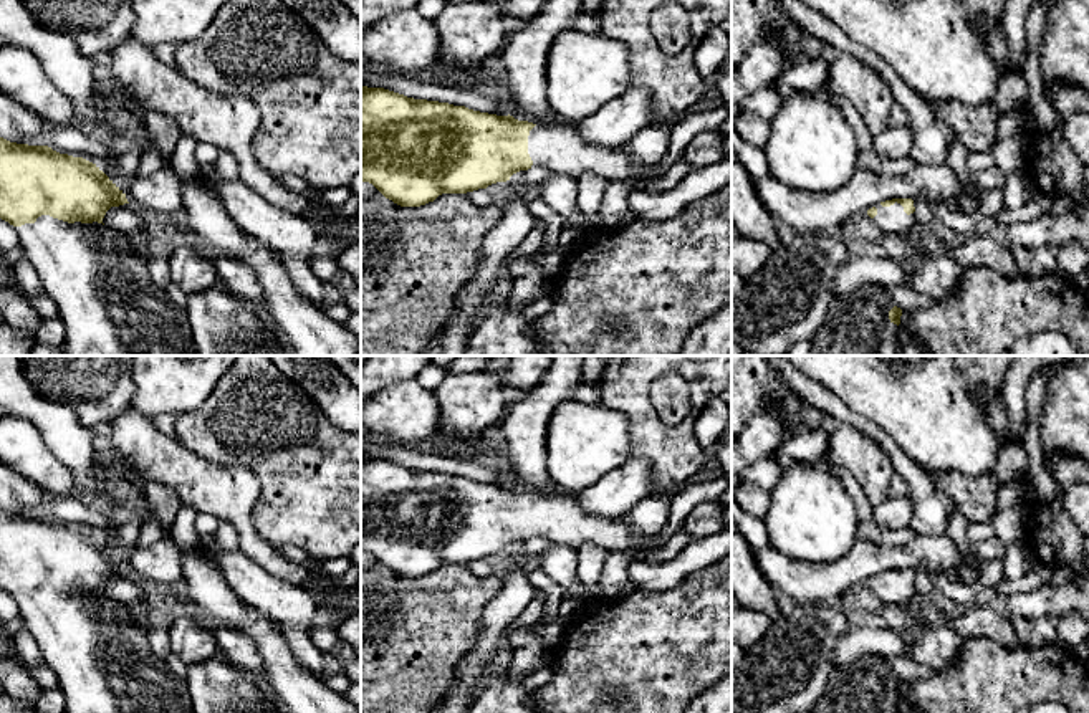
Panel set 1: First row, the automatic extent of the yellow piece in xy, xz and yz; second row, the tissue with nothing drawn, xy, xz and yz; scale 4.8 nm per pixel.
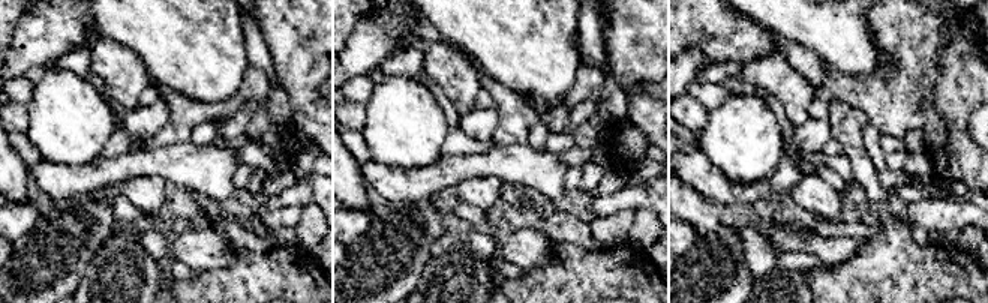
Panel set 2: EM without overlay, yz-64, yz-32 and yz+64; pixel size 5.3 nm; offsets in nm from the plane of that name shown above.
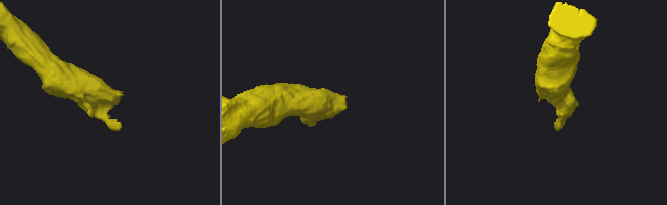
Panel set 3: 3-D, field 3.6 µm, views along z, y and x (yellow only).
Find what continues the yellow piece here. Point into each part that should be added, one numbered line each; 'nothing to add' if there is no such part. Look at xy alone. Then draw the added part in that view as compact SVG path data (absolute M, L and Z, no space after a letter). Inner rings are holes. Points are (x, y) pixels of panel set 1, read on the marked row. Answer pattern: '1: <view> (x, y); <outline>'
1: xy (108, 301); M50 215L13 228L66 326L61 356L197 356L185 309L152 281L127 235L98 222L68 223Z

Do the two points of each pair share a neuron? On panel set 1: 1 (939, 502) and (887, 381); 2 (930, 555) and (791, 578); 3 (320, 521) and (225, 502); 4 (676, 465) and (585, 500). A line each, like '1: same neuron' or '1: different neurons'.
1: different neurons
2: same neuron
3: different neurons
4: different neurons

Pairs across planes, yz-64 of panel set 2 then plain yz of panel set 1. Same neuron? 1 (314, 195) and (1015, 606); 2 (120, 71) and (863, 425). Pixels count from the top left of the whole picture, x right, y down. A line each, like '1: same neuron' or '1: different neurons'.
1: same neuron
2: different neurons

